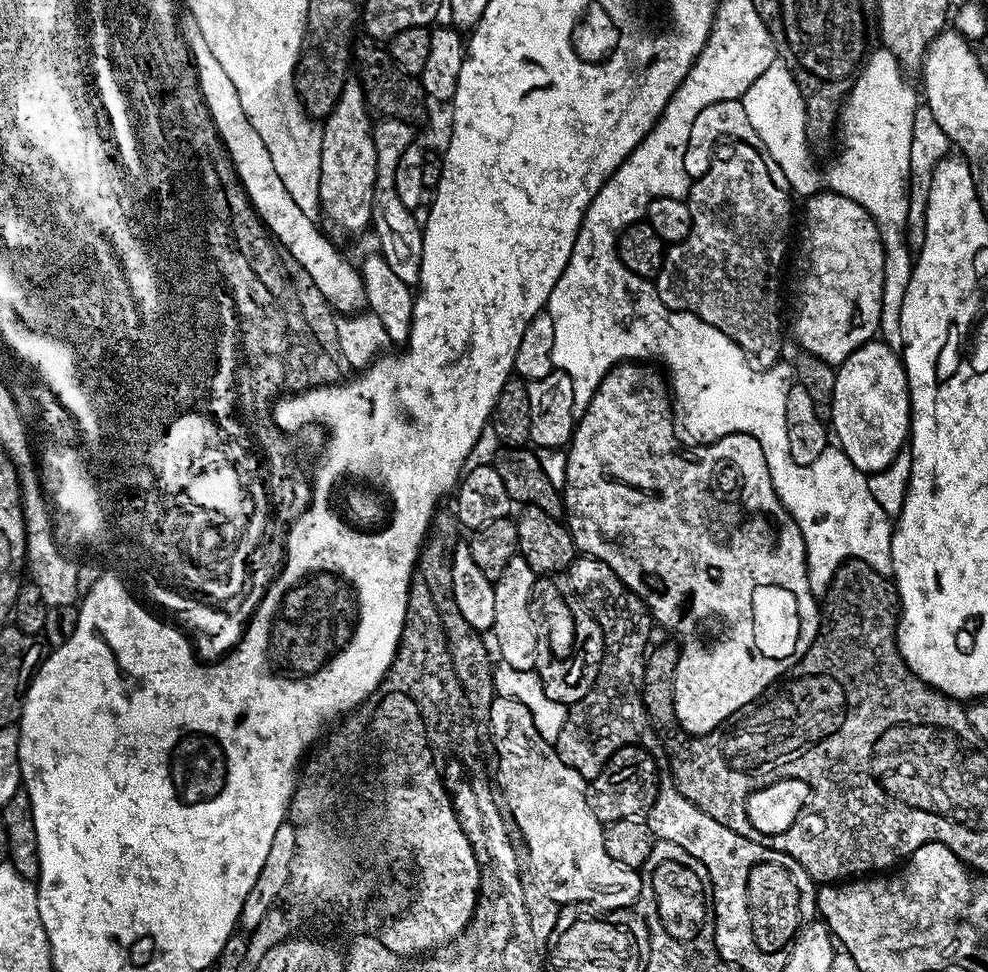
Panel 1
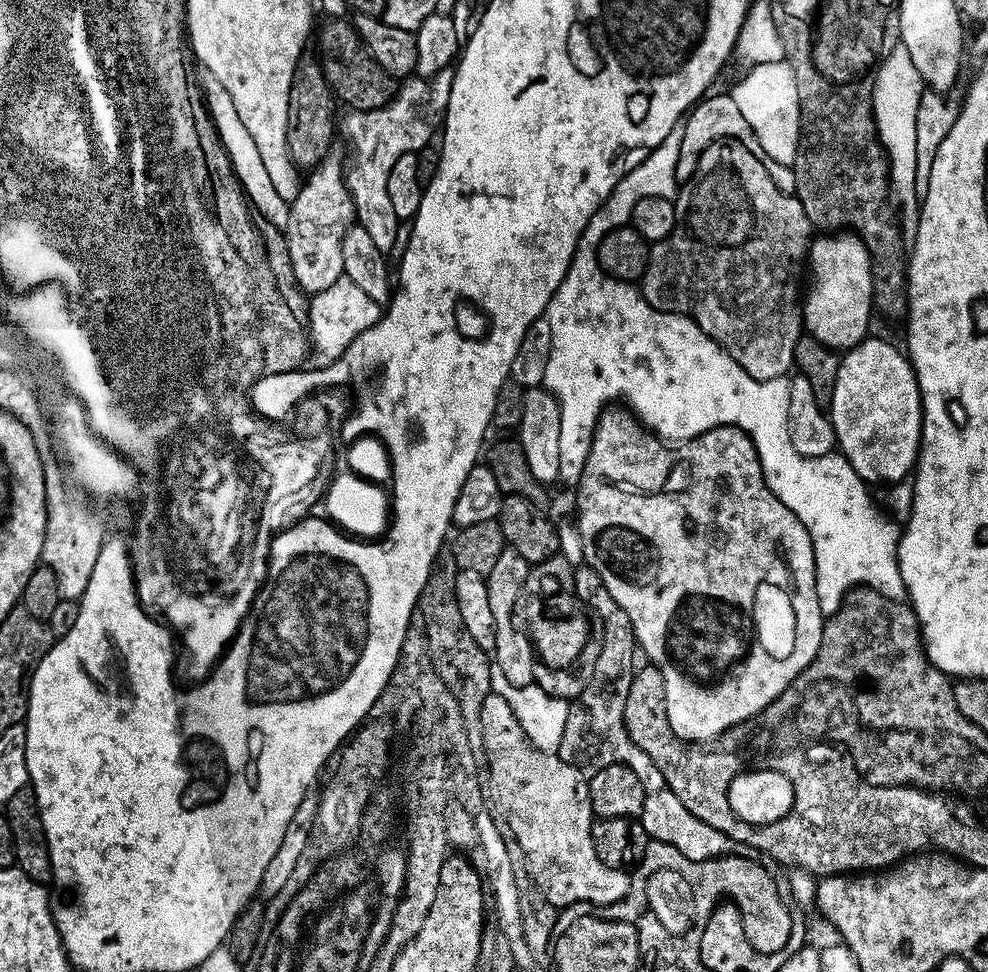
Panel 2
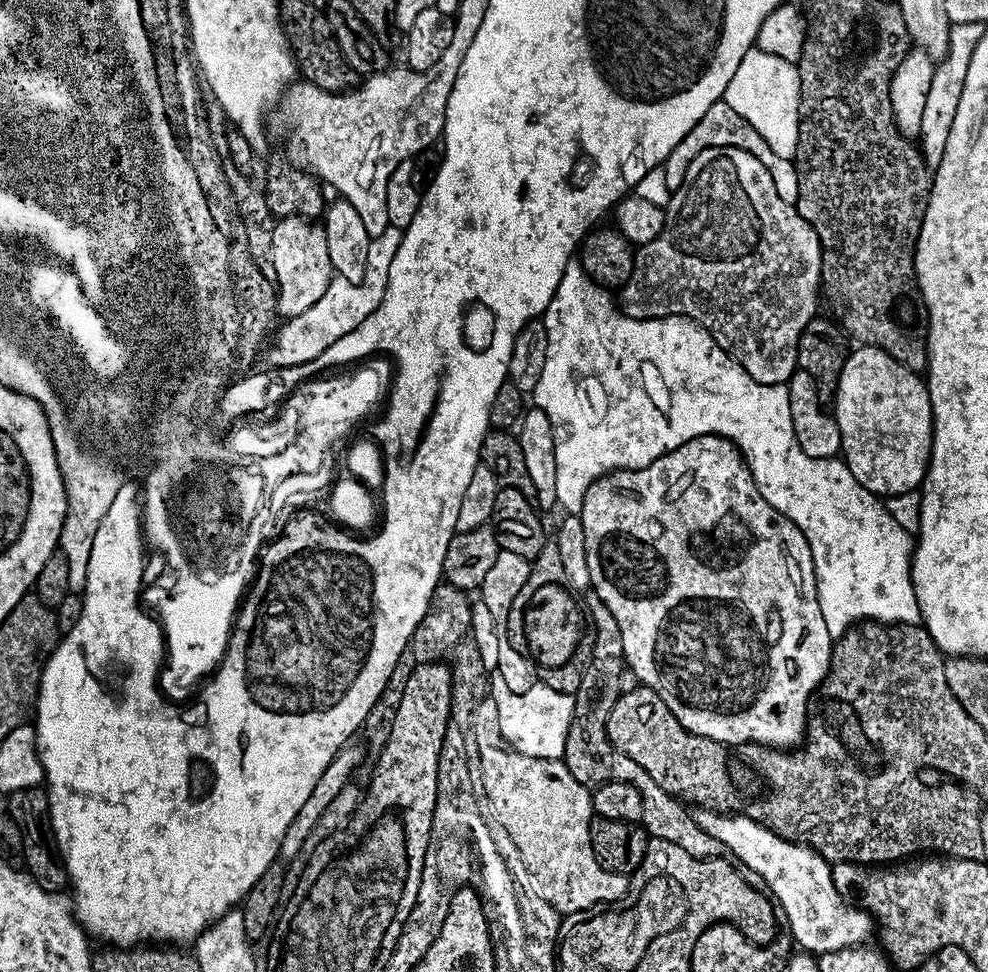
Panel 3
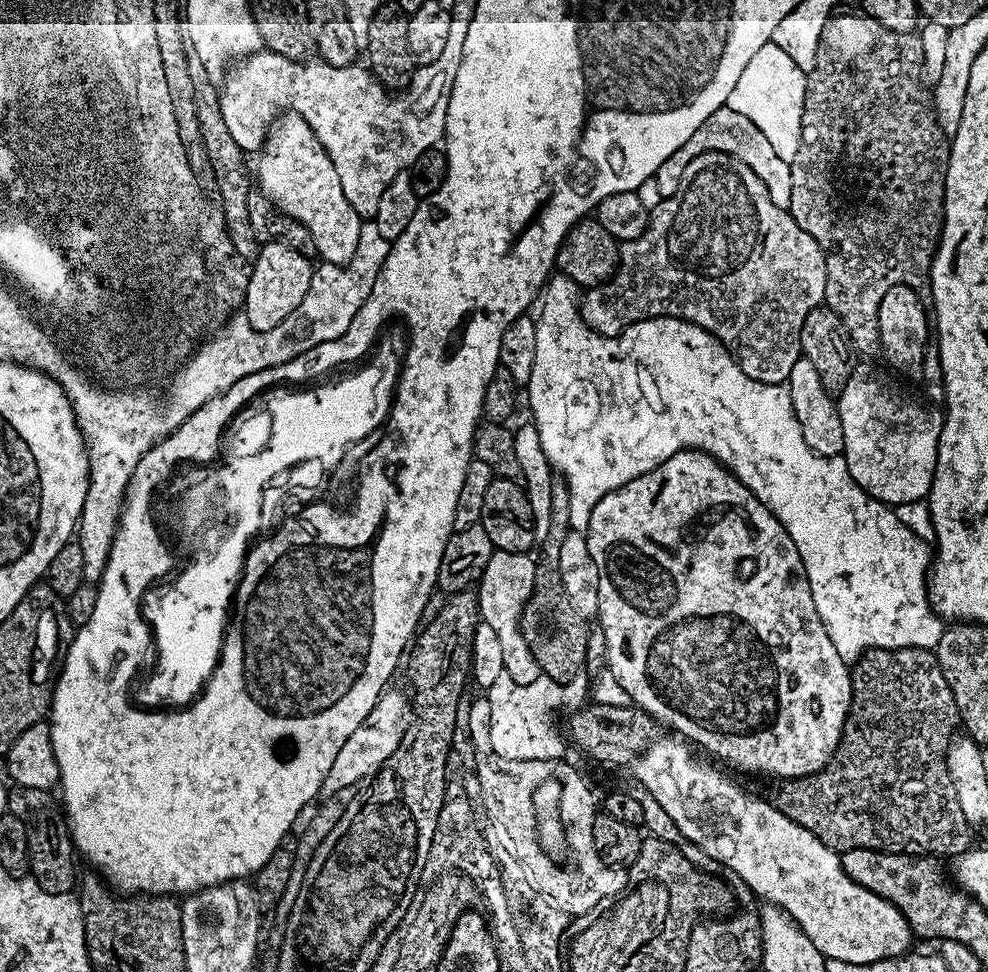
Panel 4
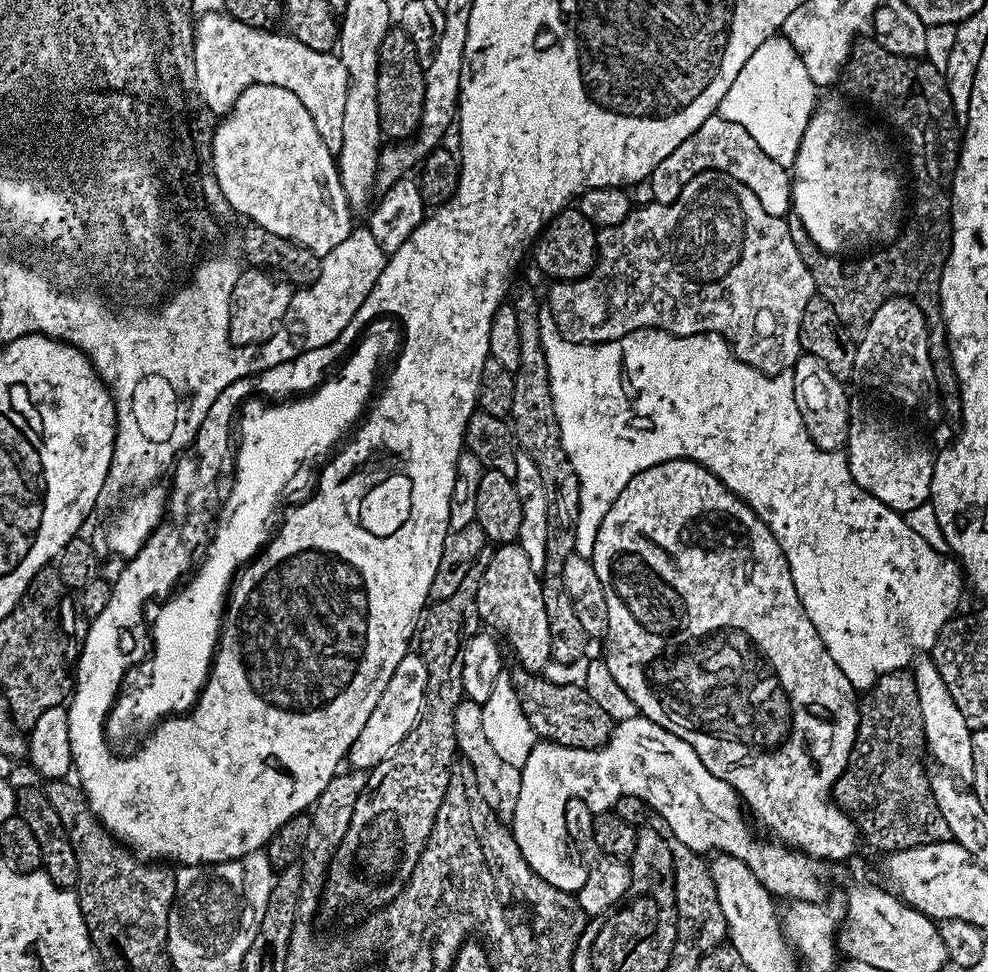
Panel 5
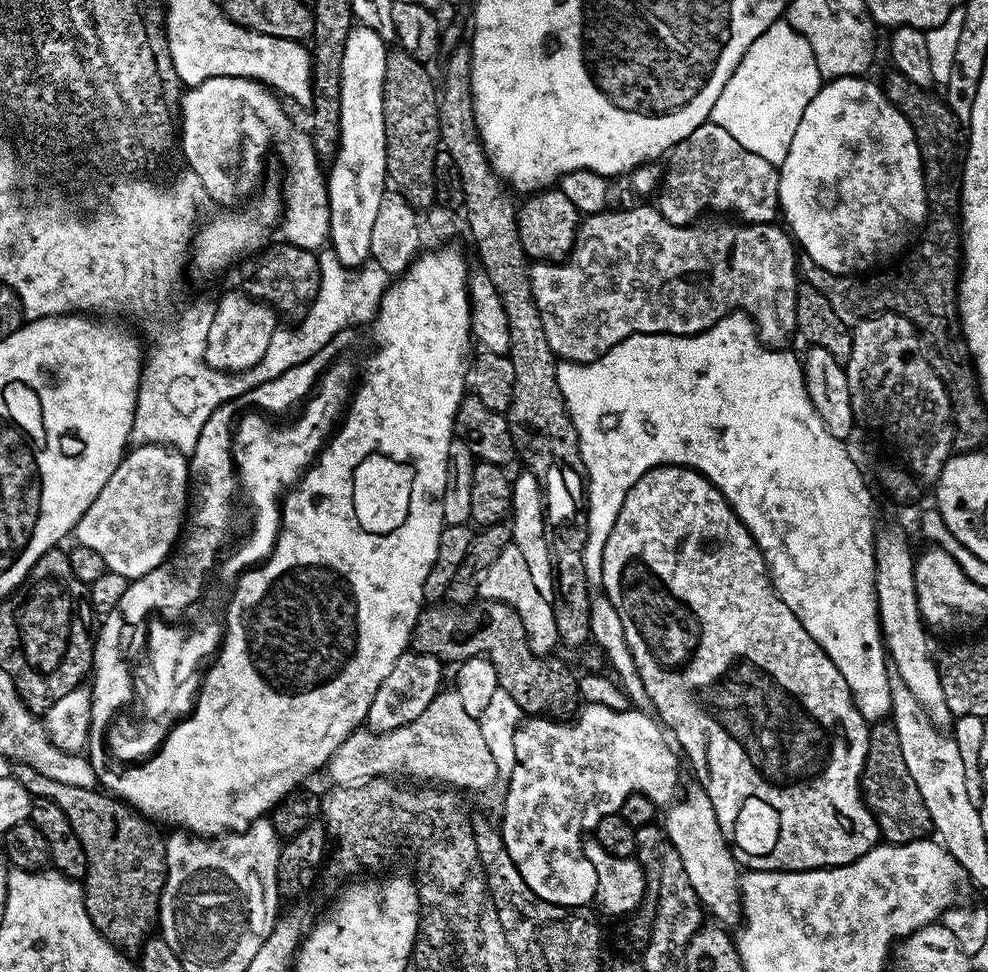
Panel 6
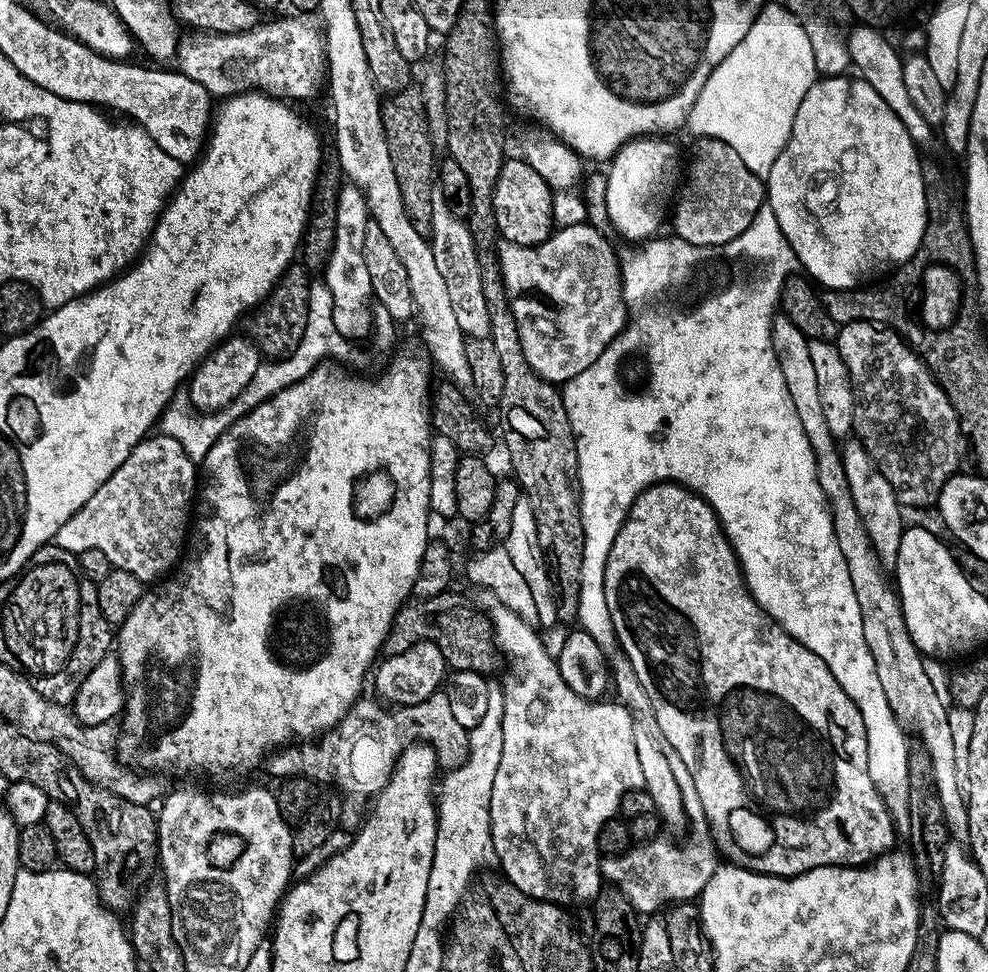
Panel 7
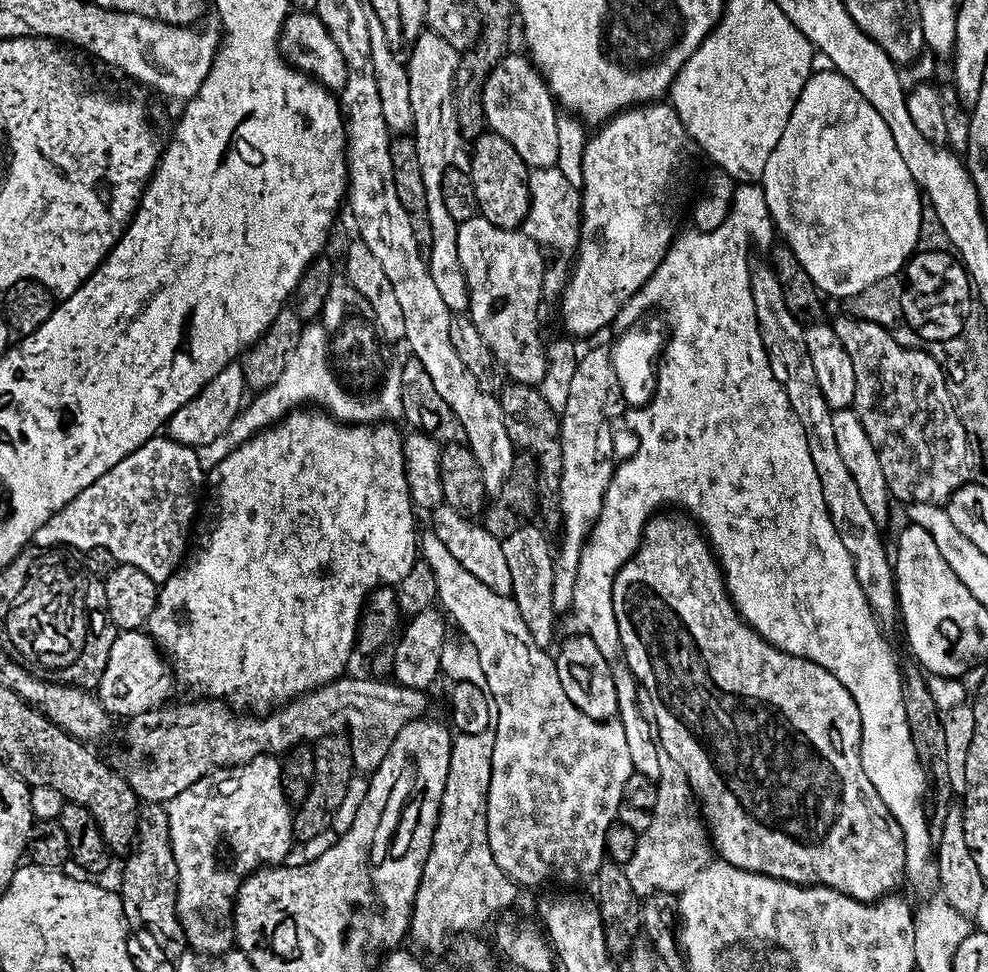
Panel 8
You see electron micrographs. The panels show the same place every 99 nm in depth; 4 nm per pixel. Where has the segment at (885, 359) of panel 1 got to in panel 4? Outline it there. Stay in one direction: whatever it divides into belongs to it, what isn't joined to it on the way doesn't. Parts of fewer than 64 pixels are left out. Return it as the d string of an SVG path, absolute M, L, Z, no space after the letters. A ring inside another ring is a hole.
M860 370L853 371L850 382L846 382L846 386L838 394L844 439L842 455L846 460L846 466L849 467L854 482L866 494L889 506L925 499L934 482L944 414L939 407L929 406L923 399L920 400L915 400L910 393L887 384L882 377L875 376L872 372L860 372Z

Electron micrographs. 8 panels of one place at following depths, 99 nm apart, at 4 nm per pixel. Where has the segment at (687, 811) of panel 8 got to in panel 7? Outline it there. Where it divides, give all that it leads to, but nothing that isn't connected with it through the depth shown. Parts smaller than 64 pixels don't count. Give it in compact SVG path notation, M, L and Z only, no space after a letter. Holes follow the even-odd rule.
M667 747L664 757L670 763L671 773L674 774L676 785L679 786L681 803L688 810L690 832L698 838L698 842L692 843L689 850L685 851L672 837L658 834L650 841L633 845L621 856L603 857L600 860L601 877L607 883L617 886L624 894L624 898L642 916L657 913L664 901L668 902L667 904L676 904L680 901L697 899L706 882L720 866L718 849L712 839L708 819L690 770L686 769L686 764L673 748Z

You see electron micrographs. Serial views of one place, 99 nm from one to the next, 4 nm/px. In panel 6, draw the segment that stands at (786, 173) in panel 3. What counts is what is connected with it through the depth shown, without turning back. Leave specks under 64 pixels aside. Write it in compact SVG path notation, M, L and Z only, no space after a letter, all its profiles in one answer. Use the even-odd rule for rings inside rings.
M706 123L698 126L681 144L676 145L667 157L668 168L663 169L662 183L658 189L658 207L671 224L691 225L704 211L708 204L712 208L729 208L737 212L739 219L746 224L770 224L777 219L780 206L780 173L777 165L771 164L758 154L747 152L736 143L734 134L722 130L722 126Z

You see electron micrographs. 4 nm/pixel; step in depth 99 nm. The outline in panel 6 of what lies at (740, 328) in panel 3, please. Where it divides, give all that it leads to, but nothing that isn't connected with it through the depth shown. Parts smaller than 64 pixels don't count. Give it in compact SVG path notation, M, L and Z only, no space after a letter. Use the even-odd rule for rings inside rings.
M652 206L652 208L628 208L625 212L612 212L613 210L605 210L603 212L594 212L585 215L580 222L580 229L576 231L576 244L572 248L572 255L563 262L536 262L528 269L528 281L532 287L532 293L534 294L534 302L538 306L538 314L542 318L542 330L546 330L546 338L550 342L552 351L556 353L560 360L572 360L576 364L589 364L594 362L596 357L601 352L608 351L609 348L615 346L615 344L621 344L626 338L630 338L636 332L642 334L658 334L659 332L667 332L670 336L690 336L697 332L704 331L705 328L712 328L718 323L723 316L727 316L729 312L741 311L747 312L752 317L752 322L756 326L756 331L761 340L769 346L784 346L791 336L794 336L796 332L796 294L798 291L798 252L794 247L794 241L787 231L779 223L773 222L770 224L746 224L743 222L735 222L736 224L728 224L725 228L696 228L700 226L689 226L687 224L671 224L664 215L660 212L659 207Z

